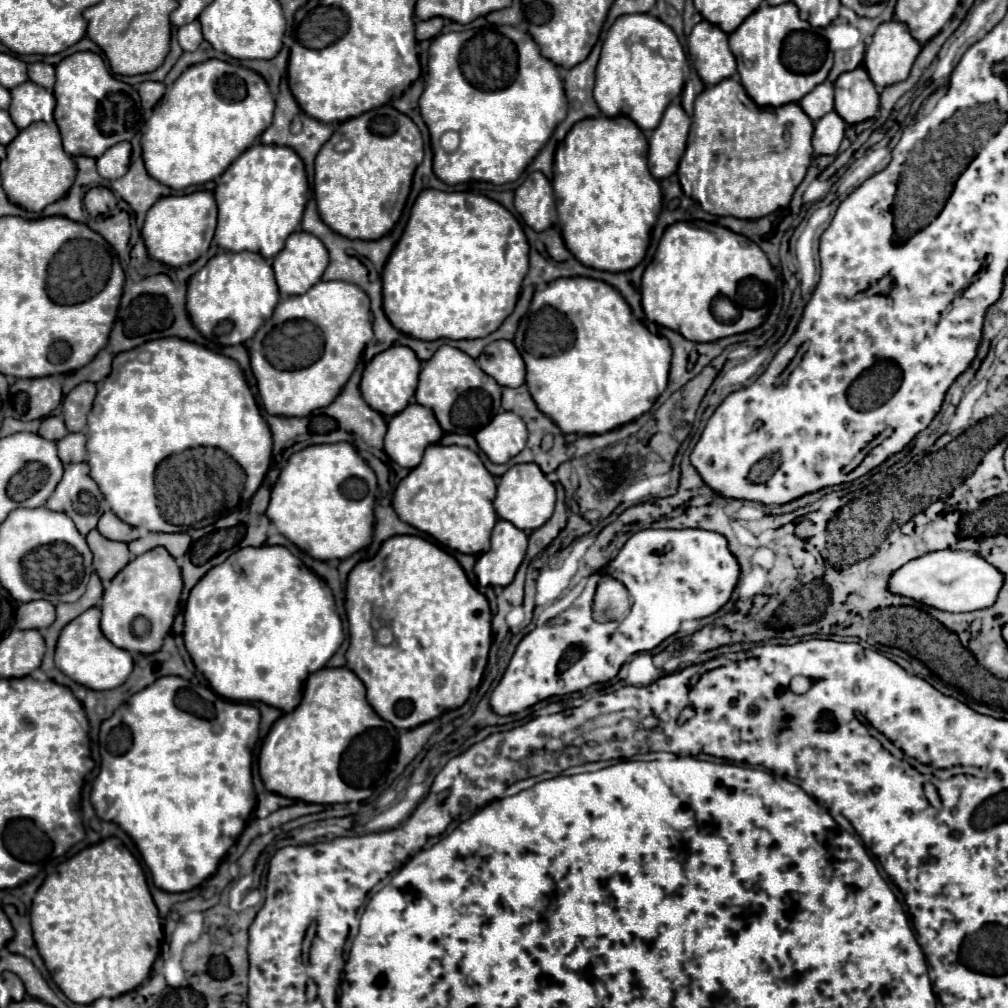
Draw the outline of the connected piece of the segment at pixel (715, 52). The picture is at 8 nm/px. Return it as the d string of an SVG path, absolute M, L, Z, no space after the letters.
M702 20L688 38L688 54L704 84L712 86L736 74L736 58L728 48L728 34Z

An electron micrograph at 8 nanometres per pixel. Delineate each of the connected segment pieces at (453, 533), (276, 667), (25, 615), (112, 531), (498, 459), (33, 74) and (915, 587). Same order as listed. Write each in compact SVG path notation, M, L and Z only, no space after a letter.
M432 444L426 448L420 466L398 484L392 506L406 524L430 534L442 546L480 556L488 550L492 528L498 522L492 506L494 496L494 476L484 468L476 452L462 446Z
M284 546L240 548L230 554L192 588L184 618L186 650L216 694L236 702L264 702L282 712L292 712L300 704L308 674L324 668L344 642L342 622L334 610L328 584L302 566Z
M46 600L20 604L16 612L16 628L20 630L48 628L54 620L56 620L56 608Z
M104 512L100 516L98 532L108 540L120 540L120 542L126 542L126 544L140 538L140 530L134 528L134 526L124 524L114 512Z
M502 412L494 416L492 422L476 434L480 450L494 464L504 464L516 454L520 454L526 446L526 440L528 440L526 424L514 412Z
M34 62L28 66L28 76L34 84L40 84L48 90L52 90L54 86L54 66L44 64L44 62Z
M938 550L928 552L916 560L910 560L890 578L890 590L900 596L914 598L926 606L934 606L946 612L974 612L990 608L1000 594L1004 574L986 562L976 552L966 550Z

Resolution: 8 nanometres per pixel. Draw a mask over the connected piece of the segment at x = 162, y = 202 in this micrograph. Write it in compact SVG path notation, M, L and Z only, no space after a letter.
M194 192L186 196L166 196L160 198L146 214L146 222L142 228L142 238L148 254L172 268L180 268L200 258L204 234L212 234L216 230L216 202L210 192Z

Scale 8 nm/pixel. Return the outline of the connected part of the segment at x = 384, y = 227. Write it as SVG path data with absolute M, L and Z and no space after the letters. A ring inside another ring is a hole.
M390 104L342 122L316 156L314 198L320 218L350 240L380 240L398 222L422 156L418 126ZM342 140L350 140L352 148L340 152L338 142Z

